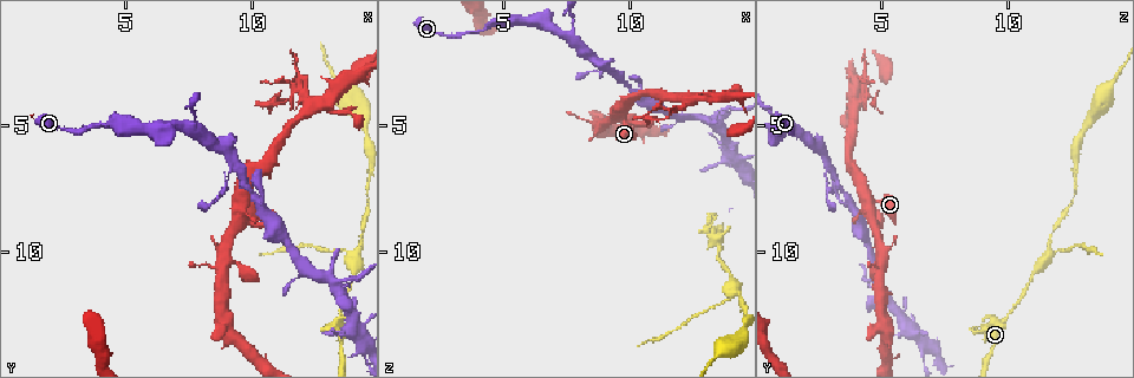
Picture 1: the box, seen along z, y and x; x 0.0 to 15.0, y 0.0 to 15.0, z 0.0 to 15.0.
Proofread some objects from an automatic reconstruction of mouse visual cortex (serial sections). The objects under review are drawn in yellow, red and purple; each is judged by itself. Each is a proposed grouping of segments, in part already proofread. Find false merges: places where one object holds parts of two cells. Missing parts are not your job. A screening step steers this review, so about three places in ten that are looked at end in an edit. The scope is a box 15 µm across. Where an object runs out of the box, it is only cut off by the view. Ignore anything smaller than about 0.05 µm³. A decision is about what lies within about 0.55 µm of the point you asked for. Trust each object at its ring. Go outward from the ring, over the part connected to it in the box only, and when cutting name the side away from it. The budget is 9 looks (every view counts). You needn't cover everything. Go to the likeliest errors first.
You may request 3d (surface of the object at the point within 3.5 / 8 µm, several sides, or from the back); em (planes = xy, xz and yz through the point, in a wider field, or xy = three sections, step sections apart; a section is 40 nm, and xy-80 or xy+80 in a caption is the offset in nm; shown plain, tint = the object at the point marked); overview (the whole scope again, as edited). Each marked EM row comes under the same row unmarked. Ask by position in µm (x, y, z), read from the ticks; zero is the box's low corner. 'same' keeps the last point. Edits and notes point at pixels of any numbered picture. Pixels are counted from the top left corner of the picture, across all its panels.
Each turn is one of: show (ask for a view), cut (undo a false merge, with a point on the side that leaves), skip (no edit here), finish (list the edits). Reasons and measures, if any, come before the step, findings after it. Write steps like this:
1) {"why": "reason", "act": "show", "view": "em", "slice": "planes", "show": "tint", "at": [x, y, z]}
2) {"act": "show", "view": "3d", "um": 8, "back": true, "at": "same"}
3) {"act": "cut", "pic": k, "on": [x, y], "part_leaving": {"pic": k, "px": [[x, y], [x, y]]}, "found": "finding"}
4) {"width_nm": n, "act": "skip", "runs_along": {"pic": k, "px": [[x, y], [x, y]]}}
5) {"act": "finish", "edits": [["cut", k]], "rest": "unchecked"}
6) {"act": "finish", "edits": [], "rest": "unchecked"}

{"why": "side arm on a straight run", "act": "show", "view": "3d", "um": 3.5, "at": [14.2, 10.2, 11.5]}

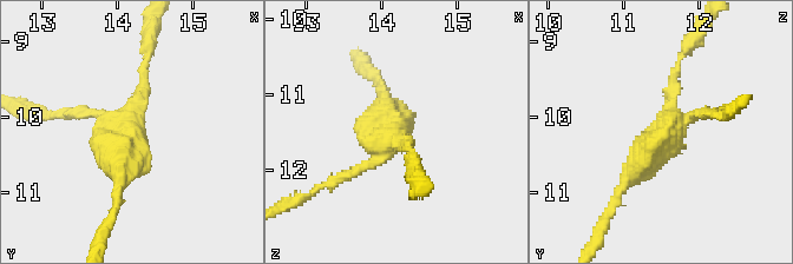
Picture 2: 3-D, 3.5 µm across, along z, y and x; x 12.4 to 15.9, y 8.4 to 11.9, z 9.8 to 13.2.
{"act": "show", "view": "em", "slice": "xy", "step": 3, "show": "tint", "at": [14.10, 10.20, 11.55]}

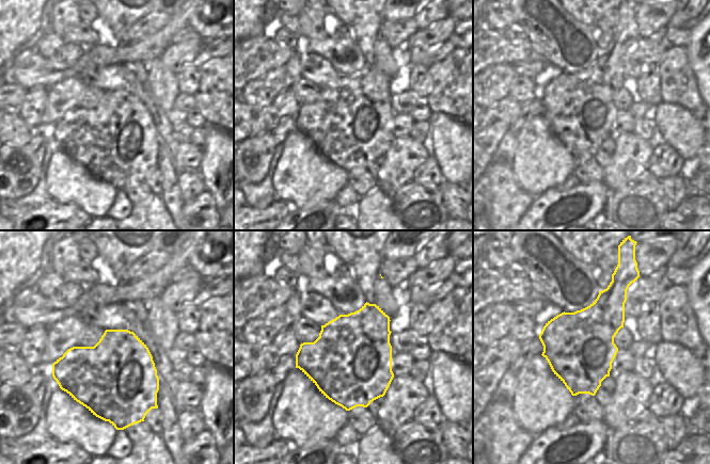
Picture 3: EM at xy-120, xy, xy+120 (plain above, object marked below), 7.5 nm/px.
{"arm_widths_nm": [100, 150, 200], "act": "skip", "runs_along": {"pic": 2, "px": [[618, 197], [663, 136], [679, 59]]}, "found": "continuous, no second cell"}

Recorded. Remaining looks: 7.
{"why": "sudden change in width", "act": "show", "view": "3d", "um": 3.5, "at": [4.4, 4.9, 1.1]}

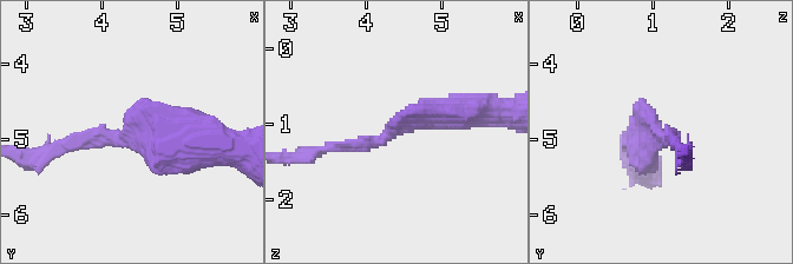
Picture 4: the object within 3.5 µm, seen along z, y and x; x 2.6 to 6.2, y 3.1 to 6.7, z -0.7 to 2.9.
{"act": "show", "view": "em", "slice": "xy", "step": 1, "show": "tint", "at": [4.45, 4.95, 1.10]}

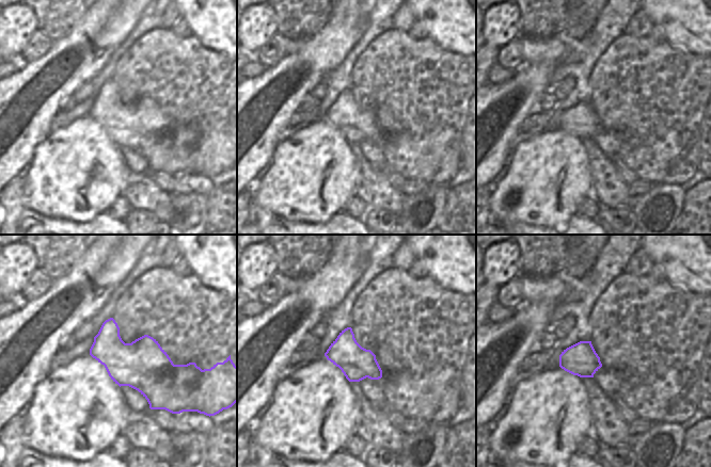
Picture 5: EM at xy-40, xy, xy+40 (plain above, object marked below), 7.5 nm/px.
{"act": "skip", "runs_along": {"pic": 4, "px": [[327, 146], [476, 111]]}, "found": "one cell here"}

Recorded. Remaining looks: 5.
{"why": "a narrow waist", "act": "show", "view": "3d", "um": 3.5, "at": [9.4, 6.4, 2.9]}

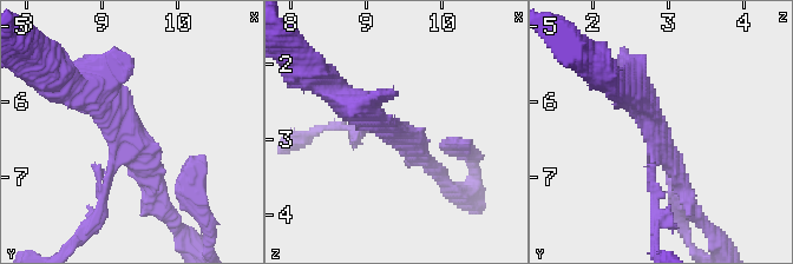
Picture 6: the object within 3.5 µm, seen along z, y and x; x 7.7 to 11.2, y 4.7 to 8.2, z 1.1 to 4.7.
{"why": "need the tissue", "act": "show", "view": "em", "slice": "planes", "show": "tint", "at": [9.40, 6.50, 2.90]}

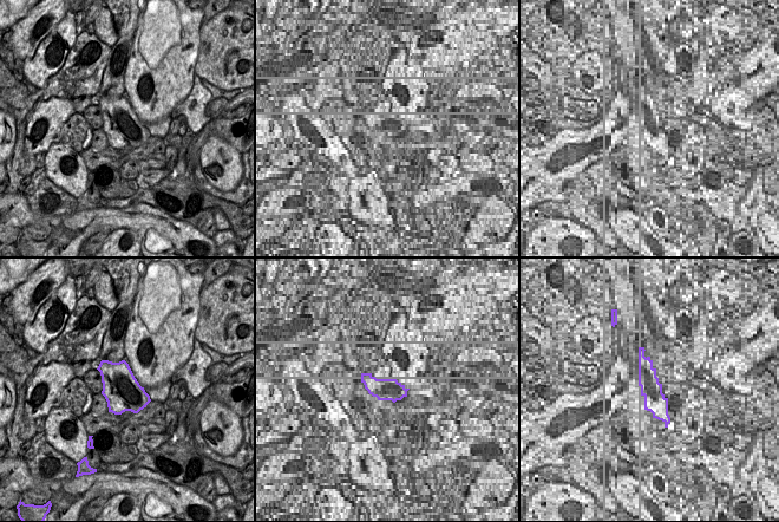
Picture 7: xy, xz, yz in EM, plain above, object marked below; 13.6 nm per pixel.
{"arms": 3, "arm_widths_nm": [100, 250, 400], "act": "skip", "runs_along": {"pic": 6, "px": [[79, 88], [145, 153], [163, 204]]}, "found": "continuous, no second cell"}

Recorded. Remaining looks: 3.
{"why": "sudden change in width", "act": "show", "view": "3d", "um": 3.5, "at": [13.6, 11.1, 4.4]}

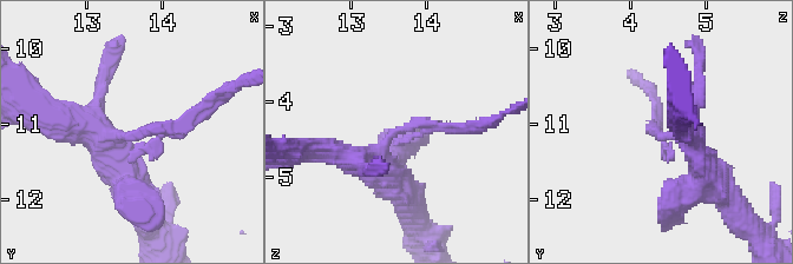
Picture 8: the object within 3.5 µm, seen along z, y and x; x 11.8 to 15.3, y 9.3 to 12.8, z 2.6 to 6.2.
{"arm_widths_nm": [150, 350], "why": "shape alone is not enough", "act": "show", "view": "em", "slice": "xy", "step": 1, "show": "tint", "at": [13.65, 11.15, 4.45]}

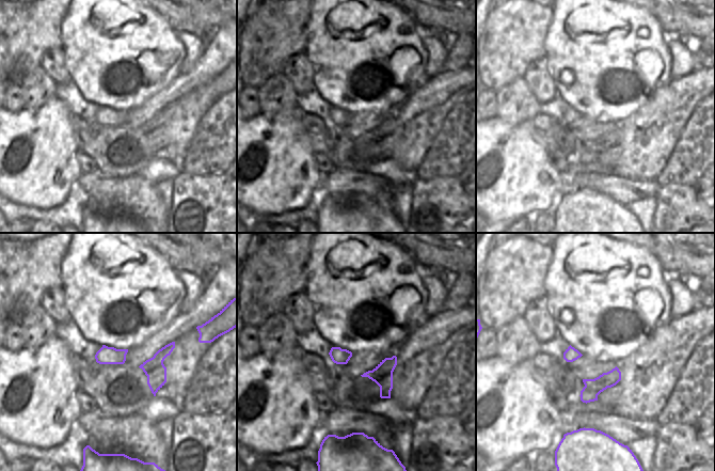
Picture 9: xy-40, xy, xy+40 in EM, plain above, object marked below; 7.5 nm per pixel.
{"width_nm": 160, "act": "cut", "pic": 8, "on": [163, 126], "part_leaving": {"pic": 8, "px": [[129, 136], [179, 129], [230, 88]]}, "found": "a second cell is stuck on"}

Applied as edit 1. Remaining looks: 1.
{"act": "finish", "edits": [["cut", 8]], "rest": "unchecked"}

